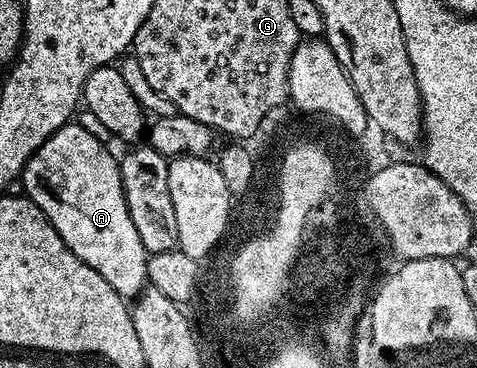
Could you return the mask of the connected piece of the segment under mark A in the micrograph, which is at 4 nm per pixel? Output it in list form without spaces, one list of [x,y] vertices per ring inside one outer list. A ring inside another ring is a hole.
[[[69,123],[63,125],[62,128],[54,135],[50,135],[50,139],[46,139],[46,143],[42,143],[42,147],[38,147],[38,151],[34,151],[34,155],[26,163],[22,174],[23,192],[26,194],[28,200],[42,210],[46,215],[46,219],[58,231],[58,235],[70,247],[70,251],[74,251],[74,255],[78,255],[78,259],[82,259],[90,267],[94,267],[94,271],[98,271],[98,275],[102,275],[102,279],[106,279],[106,283],[110,283],[110,287],[114,287],[120,292],[121,297],[125,299],[132,299],[137,296],[145,288],[148,280],[148,258],[150,256],[147,249],[144,248],[142,239],[138,235],[138,227],[134,227],[134,219],[130,217],[130,211],[126,205],[126,195],[122,187],[122,175],[120,174],[120,162],[112,153],[91,133],[88,129],[83,129],[77,123]]]

